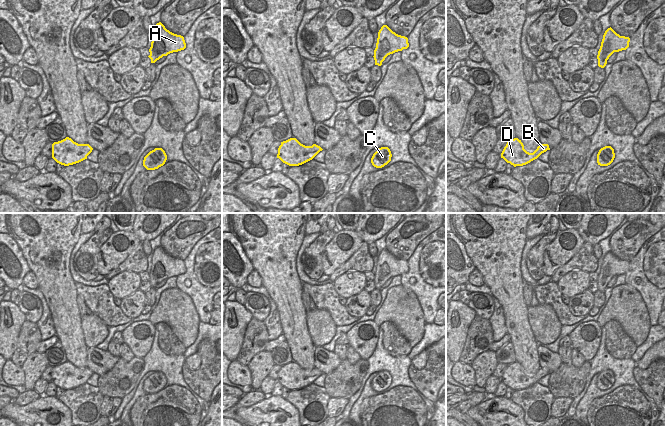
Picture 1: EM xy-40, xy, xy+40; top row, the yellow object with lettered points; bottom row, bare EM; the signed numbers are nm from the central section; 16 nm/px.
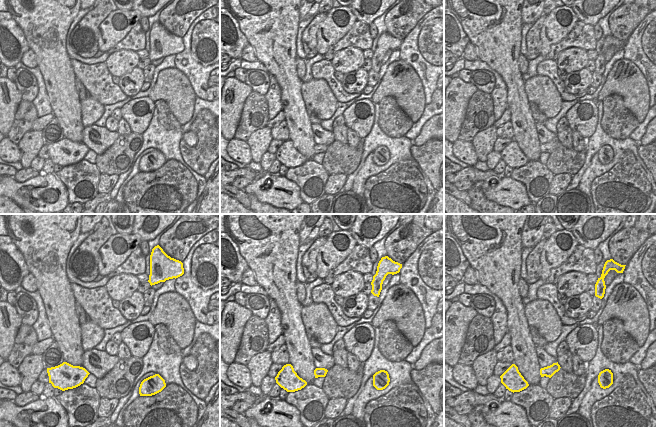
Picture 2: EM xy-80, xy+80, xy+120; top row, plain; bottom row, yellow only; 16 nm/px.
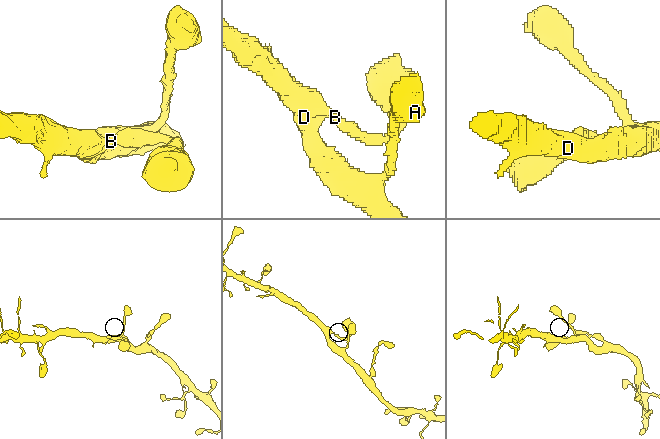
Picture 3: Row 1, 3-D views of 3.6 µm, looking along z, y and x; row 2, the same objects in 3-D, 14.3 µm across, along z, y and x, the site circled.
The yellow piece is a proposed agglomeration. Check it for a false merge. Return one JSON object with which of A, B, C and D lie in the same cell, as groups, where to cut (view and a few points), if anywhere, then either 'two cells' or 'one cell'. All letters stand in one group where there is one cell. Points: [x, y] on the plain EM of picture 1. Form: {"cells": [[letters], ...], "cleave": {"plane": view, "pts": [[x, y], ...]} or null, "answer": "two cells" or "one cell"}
{"cells": [["A", "B", "C", "D"]], "cleave": null, "answer": "one cell"}

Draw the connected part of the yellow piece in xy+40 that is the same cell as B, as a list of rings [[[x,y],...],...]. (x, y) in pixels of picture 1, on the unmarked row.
[[[518,362],[509,364],[504,371],[501,382],[514,391],[523,390],[537,383],[542,377],[550,374],[548,368],[540,368],[533,377],[524,373],[524,369]]]

